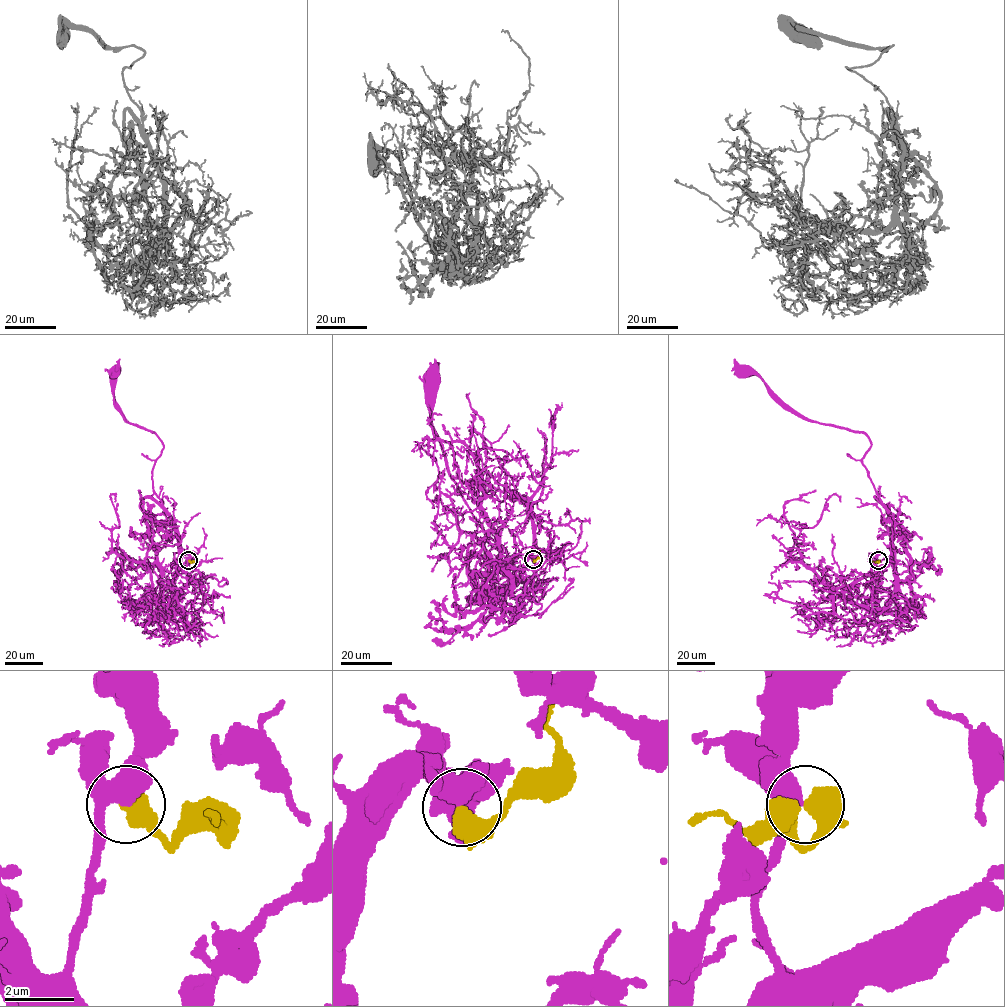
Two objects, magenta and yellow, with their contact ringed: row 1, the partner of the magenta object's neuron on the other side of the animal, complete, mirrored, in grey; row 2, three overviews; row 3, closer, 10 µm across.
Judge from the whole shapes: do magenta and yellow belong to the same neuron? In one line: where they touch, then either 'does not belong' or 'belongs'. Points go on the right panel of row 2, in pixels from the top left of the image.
(878, 560) | belongs

